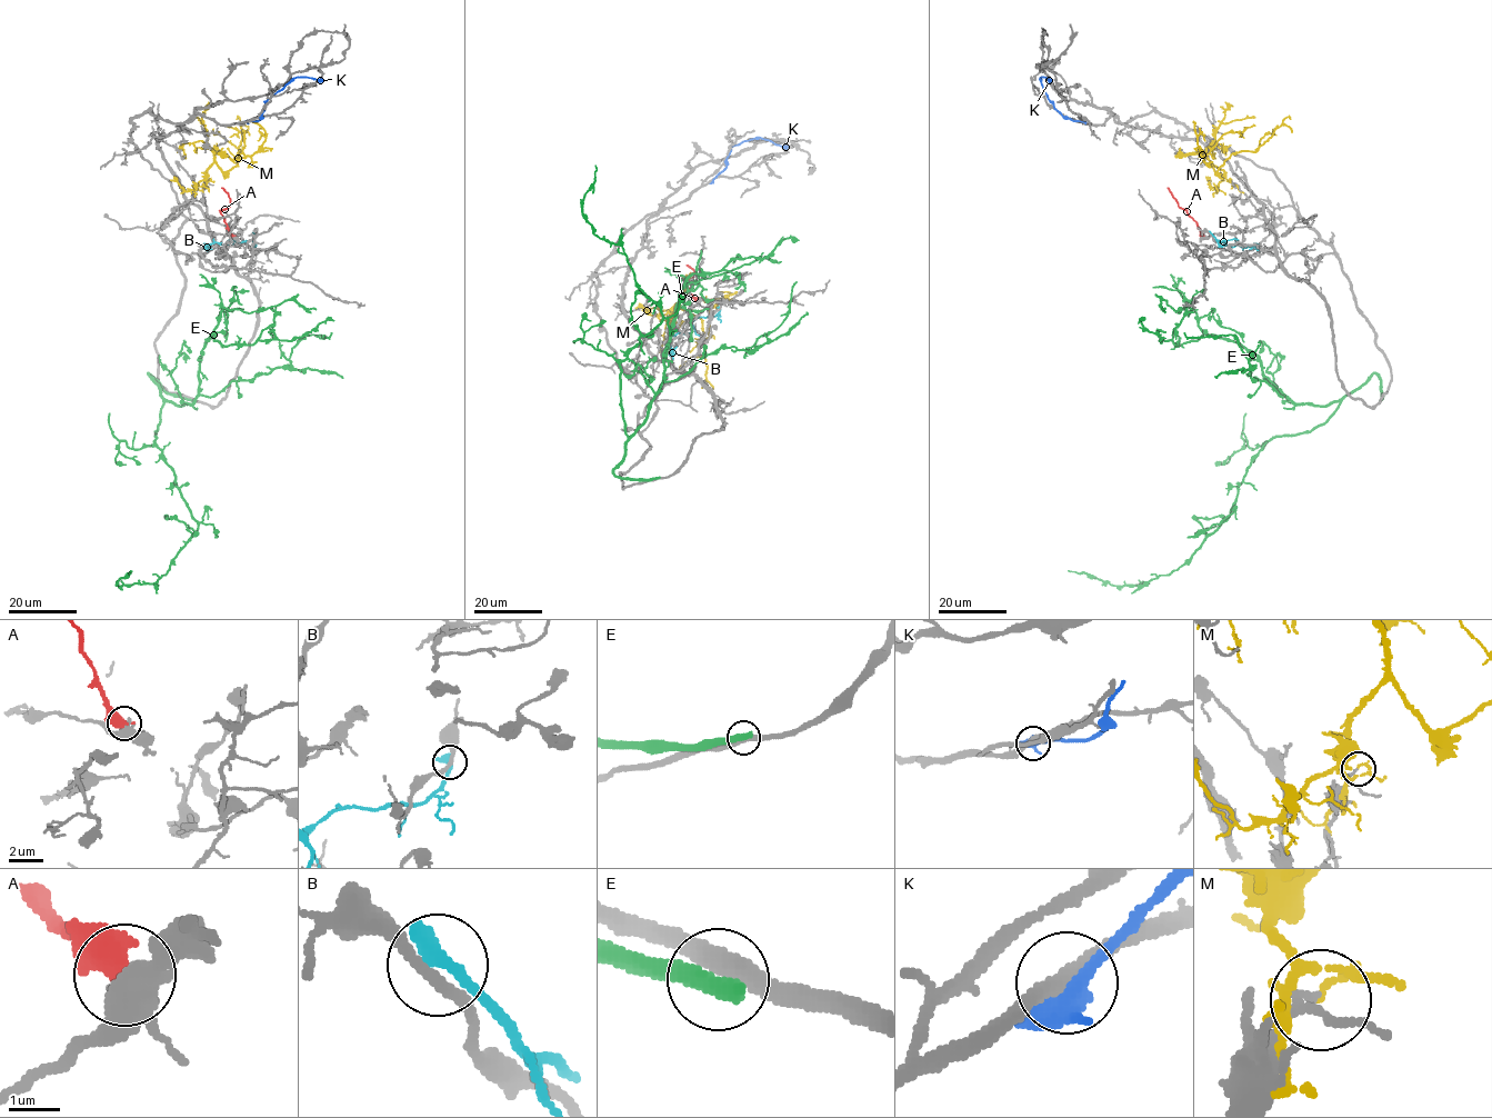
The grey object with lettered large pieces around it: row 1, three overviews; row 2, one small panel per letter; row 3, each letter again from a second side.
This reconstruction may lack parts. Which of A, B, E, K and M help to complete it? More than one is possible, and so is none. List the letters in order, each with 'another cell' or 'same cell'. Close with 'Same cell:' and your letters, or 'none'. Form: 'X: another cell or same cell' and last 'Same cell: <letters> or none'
A: another cell
B: another cell
E: another cell
K: another cell
M: another cell
Same cell: none

